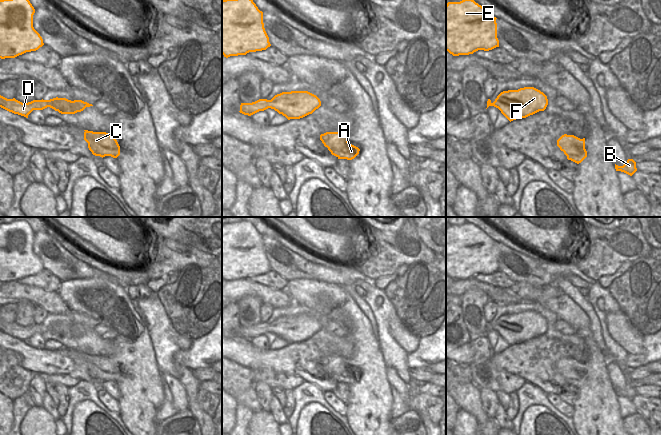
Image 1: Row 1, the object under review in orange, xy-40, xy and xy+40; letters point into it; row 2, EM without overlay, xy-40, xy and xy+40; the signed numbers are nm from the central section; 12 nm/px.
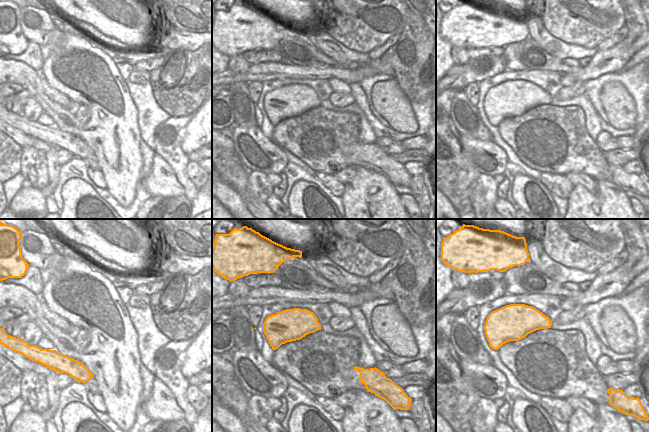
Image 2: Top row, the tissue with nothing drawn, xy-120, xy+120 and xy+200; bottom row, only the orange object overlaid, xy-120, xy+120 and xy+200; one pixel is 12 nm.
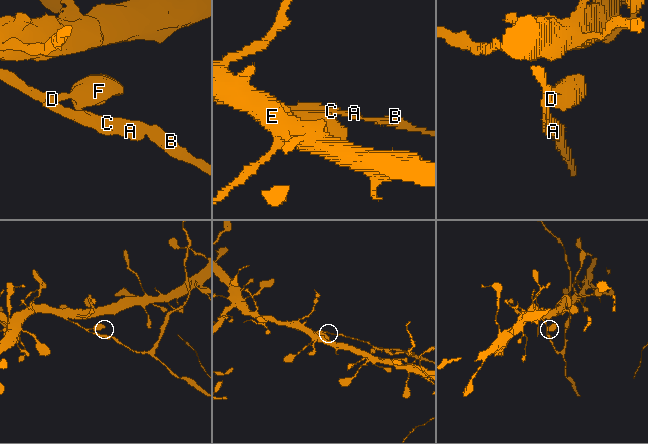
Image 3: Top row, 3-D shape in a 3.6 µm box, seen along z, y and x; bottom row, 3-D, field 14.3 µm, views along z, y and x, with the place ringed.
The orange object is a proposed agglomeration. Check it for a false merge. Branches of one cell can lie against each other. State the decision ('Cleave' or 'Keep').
Cleave.

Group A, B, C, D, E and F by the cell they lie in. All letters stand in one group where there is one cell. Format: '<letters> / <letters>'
A C D E F / B

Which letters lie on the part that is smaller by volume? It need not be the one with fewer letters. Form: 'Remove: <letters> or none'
Remove: B

